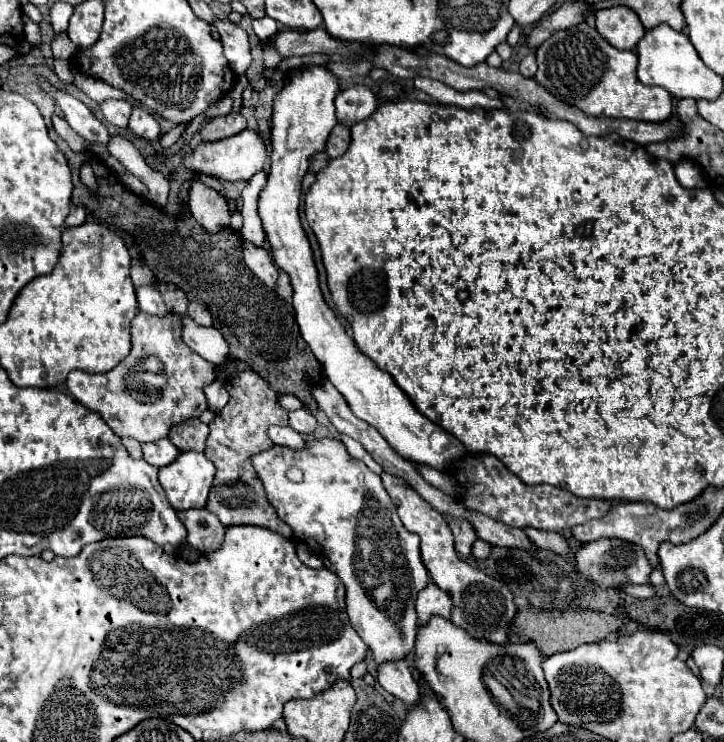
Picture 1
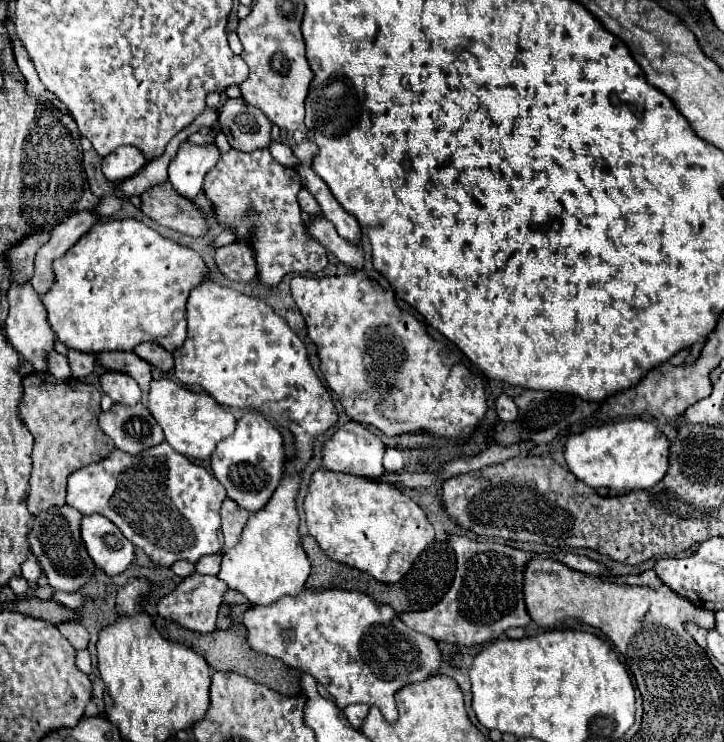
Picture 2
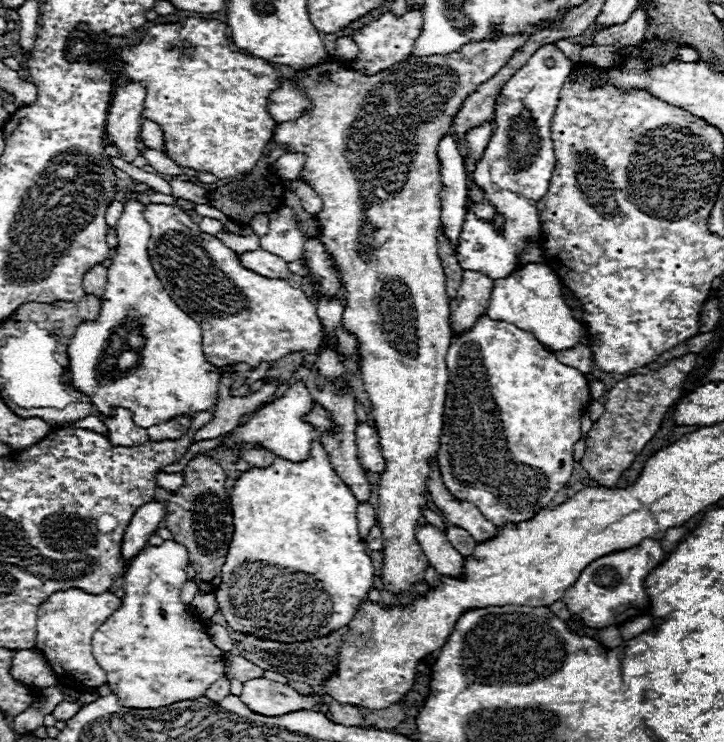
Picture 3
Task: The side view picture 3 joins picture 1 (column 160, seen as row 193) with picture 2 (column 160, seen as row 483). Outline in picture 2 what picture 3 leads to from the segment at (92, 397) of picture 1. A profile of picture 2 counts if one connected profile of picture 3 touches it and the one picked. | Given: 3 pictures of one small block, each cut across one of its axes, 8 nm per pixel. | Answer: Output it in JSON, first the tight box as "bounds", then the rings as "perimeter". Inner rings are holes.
{"bounds":[148,378,236,460],"perimeter":[[[170,378],[154,380],[150,384],[150,402],[148,410],[156,418],[156,422],[162,426],[166,442],[180,454],[194,458],[194,460],[206,460],[216,450],[216,446],[234,434],[236,430],[236,418],[230,410],[220,406],[212,396],[190,392],[184,386],[172,382]]]}

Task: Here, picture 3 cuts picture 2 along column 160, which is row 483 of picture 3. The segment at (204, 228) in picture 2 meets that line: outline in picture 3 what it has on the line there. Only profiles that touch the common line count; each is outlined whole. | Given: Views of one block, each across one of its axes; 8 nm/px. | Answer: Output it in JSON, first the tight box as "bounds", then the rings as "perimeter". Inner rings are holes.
{"bounds":[166,456,234,582],"perimeter":[[[196,456],[184,468],[184,486],[180,486],[166,502],[166,528],[172,532],[176,542],[188,548],[190,564],[196,570],[198,582],[212,582],[220,576],[234,534],[234,518],[224,482],[226,474],[212,458]]]}

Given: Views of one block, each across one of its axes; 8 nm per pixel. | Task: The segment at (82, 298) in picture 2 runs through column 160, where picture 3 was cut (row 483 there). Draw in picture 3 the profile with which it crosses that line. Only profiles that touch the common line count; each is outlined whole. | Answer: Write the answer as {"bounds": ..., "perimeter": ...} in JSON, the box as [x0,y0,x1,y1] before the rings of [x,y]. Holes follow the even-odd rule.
{"bounds":[216,442,374,642],"perimeter":[[[312,442],[312,456],[300,464],[276,458],[268,468],[250,468],[236,480],[230,504],[234,536],[222,568],[222,584],[216,588],[216,602],[228,626],[280,642],[306,642],[348,626],[374,584],[374,566],[358,532],[356,496],[332,468],[324,446]]]}

